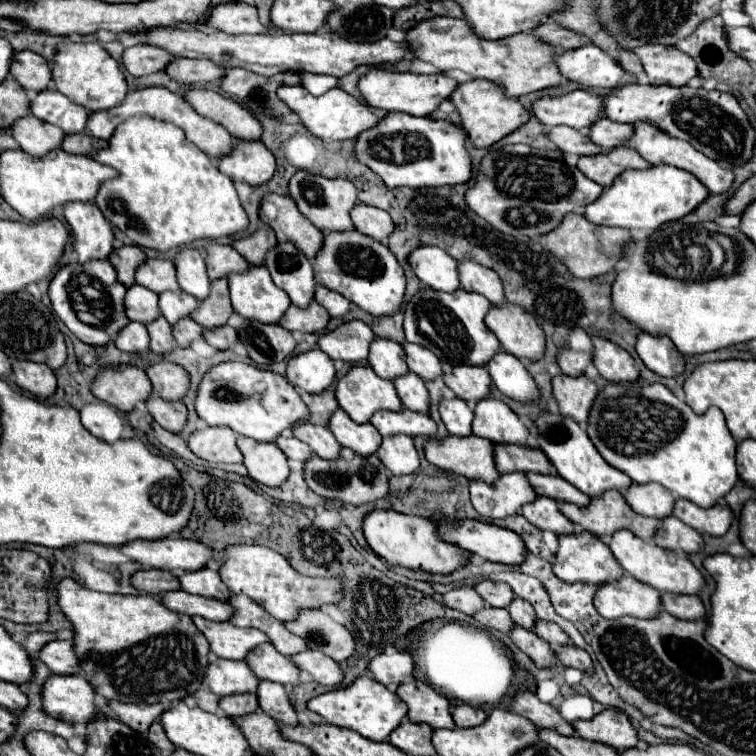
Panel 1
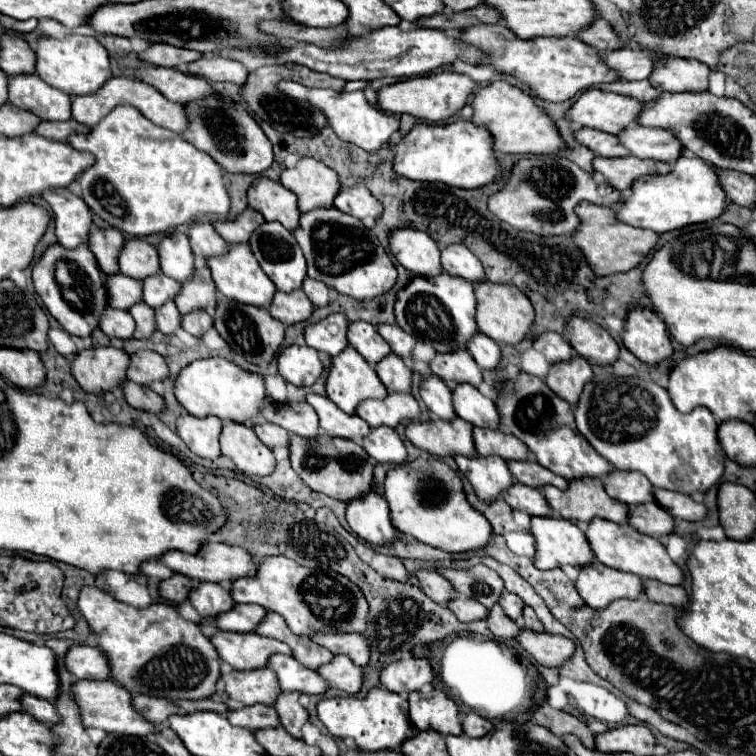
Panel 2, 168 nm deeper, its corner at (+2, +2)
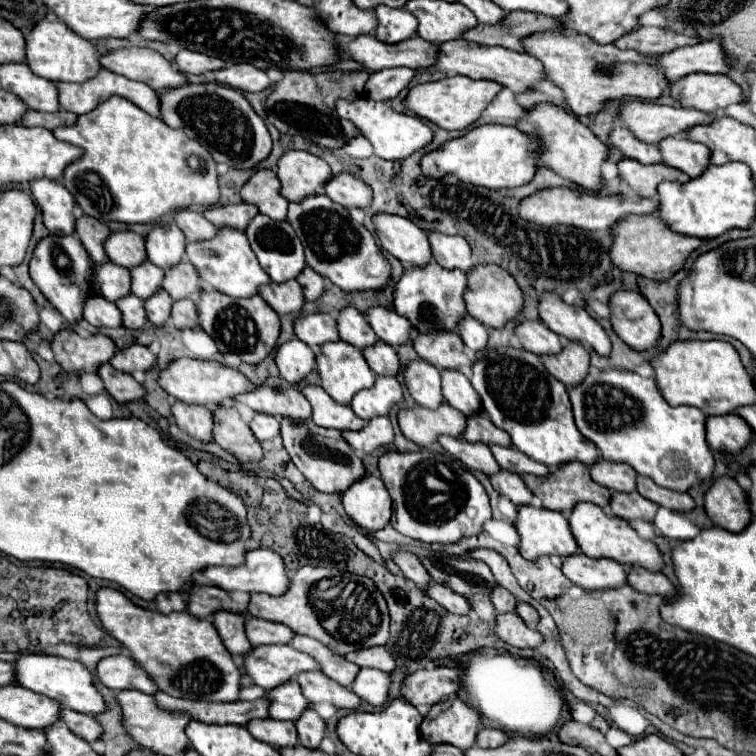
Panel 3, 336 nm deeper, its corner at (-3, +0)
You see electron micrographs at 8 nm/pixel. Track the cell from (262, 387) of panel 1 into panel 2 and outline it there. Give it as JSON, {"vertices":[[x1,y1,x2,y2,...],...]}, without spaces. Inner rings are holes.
{"vertices":[[207,358,187,364,177,374,173,392,179,404,189,414,199,418,215,414,221,420,231,420,231,422,245,422,247,418,255,418,269,400,263,386,263,378,259,374,251,374,225,358]]}

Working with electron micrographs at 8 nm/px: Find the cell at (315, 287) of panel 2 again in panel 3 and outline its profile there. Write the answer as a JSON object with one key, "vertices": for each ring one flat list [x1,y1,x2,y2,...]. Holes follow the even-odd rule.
{"vertices":[[304,268,304,272,300,272,300,276,296,278,300,284,302,284,302,290,304,290,304,296,308,300,316,300,322,296,324,292,324,278,320,274,316,274,312,268]]}

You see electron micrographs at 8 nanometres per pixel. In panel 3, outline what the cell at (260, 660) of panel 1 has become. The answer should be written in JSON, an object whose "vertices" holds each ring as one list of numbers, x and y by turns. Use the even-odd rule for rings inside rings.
{"vertices":[[320,670,300,672,300,688,310,704,328,702,346,710,354,710,360,704,360,698,352,690,336,684,332,678,324,676]]}

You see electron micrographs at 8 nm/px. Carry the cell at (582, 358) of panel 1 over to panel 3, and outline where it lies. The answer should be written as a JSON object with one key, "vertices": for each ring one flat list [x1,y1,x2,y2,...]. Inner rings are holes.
{"vertices":[[524,320,516,326,516,336,520,338,522,346,528,350,528,352,534,352,538,356,544,356,544,354,558,354,562,352,562,338,552,332,546,324,542,322,536,322,536,320]]}

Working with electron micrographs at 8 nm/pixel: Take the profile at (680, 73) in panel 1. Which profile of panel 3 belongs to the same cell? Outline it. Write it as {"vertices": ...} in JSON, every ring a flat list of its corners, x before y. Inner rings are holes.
{"vertices":[[694,72,670,84,670,96,682,106,700,112,724,110,730,104,742,102,742,90,726,74]]}

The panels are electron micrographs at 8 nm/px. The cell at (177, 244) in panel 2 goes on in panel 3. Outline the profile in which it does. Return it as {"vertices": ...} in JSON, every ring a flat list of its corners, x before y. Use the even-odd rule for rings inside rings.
{"vertices":[[172,222,172,224,158,224,148,236,146,236,146,252,148,260,160,268,172,268,184,258,186,238,184,232]]}

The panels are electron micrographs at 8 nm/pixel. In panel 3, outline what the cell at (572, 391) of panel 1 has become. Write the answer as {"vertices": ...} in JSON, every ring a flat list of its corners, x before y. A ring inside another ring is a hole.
{"vertices":[[566,342,564,350,556,356,542,356,542,364,566,388,576,388,588,374,590,354,578,342]]}

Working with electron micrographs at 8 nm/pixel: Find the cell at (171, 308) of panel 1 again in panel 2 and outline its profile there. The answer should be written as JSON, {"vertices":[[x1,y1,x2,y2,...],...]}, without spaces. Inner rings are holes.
{"vertices":[[163,272,147,276,141,282,143,282,143,302,147,302,151,308,161,306,161,302,167,302,167,298,175,298,181,286,179,282,167,278]]}

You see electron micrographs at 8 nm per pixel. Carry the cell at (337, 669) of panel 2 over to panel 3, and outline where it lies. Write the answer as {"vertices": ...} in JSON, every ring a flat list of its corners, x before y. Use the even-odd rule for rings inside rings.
{"vertices":[[360,668,360,672,356,674,356,680,352,682,352,692,372,704,372,706,382,706,388,698,388,686,390,686,390,676,374,670,374,668]]}

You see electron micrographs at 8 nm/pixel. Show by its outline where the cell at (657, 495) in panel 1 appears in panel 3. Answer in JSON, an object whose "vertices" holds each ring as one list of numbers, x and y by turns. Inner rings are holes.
{"vertices":[[598,460,592,468,590,468,592,478,606,486,608,490,614,492,622,492,622,494,630,494,636,490,636,470,628,464,616,464,616,462,608,462,608,460]]}

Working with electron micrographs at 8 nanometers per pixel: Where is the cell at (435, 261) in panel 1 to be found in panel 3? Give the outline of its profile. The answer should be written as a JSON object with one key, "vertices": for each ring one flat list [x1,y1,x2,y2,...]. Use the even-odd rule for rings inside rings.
{"vertices":[[378,214,374,218,380,246,396,256,404,266,426,266,432,260,428,236,408,218,396,214]]}

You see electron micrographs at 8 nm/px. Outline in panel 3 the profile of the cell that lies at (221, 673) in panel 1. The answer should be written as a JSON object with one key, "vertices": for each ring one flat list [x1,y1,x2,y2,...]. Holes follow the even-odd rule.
{"vertices":[[288,680,288,684,280,684,280,688,266,690,264,698,270,702,270,716,276,720,298,720,298,716,308,708,308,700,302,696,302,690,296,680]]}

